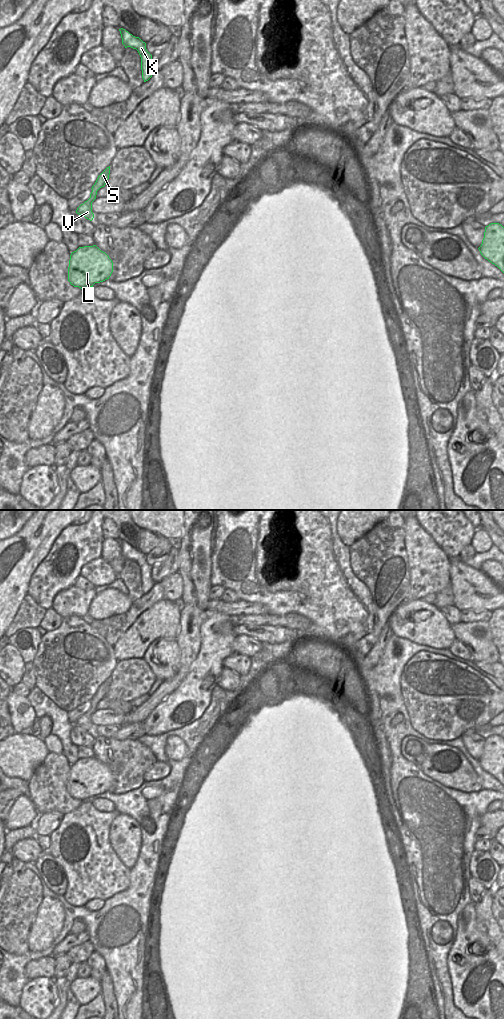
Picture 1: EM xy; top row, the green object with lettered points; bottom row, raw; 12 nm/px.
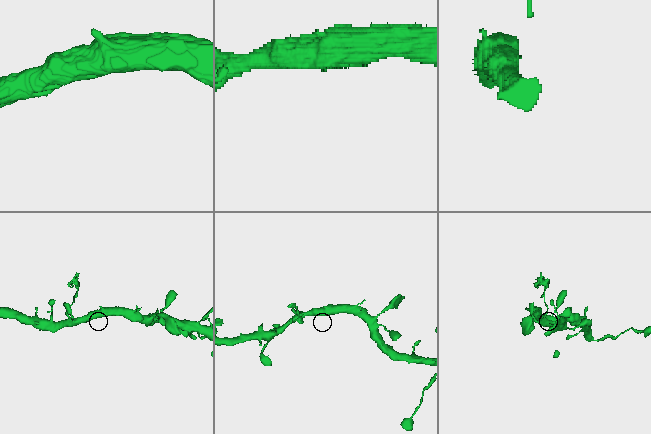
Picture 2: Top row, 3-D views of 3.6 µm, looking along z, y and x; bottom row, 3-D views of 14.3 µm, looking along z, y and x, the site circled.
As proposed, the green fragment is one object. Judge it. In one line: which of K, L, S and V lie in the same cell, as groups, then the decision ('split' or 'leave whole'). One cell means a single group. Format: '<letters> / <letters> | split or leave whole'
K S / L V | split

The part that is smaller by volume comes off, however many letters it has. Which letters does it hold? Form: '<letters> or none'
K, S

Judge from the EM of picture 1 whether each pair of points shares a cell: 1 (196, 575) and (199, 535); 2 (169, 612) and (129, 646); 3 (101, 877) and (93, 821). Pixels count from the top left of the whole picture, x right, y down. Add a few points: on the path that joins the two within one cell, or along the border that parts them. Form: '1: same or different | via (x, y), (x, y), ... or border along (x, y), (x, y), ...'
1: same | via (196, 565), (196, 545)
2: same | via (158, 621), (152, 623), (138, 635)
3: same | via (93, 863), (93, 835)

